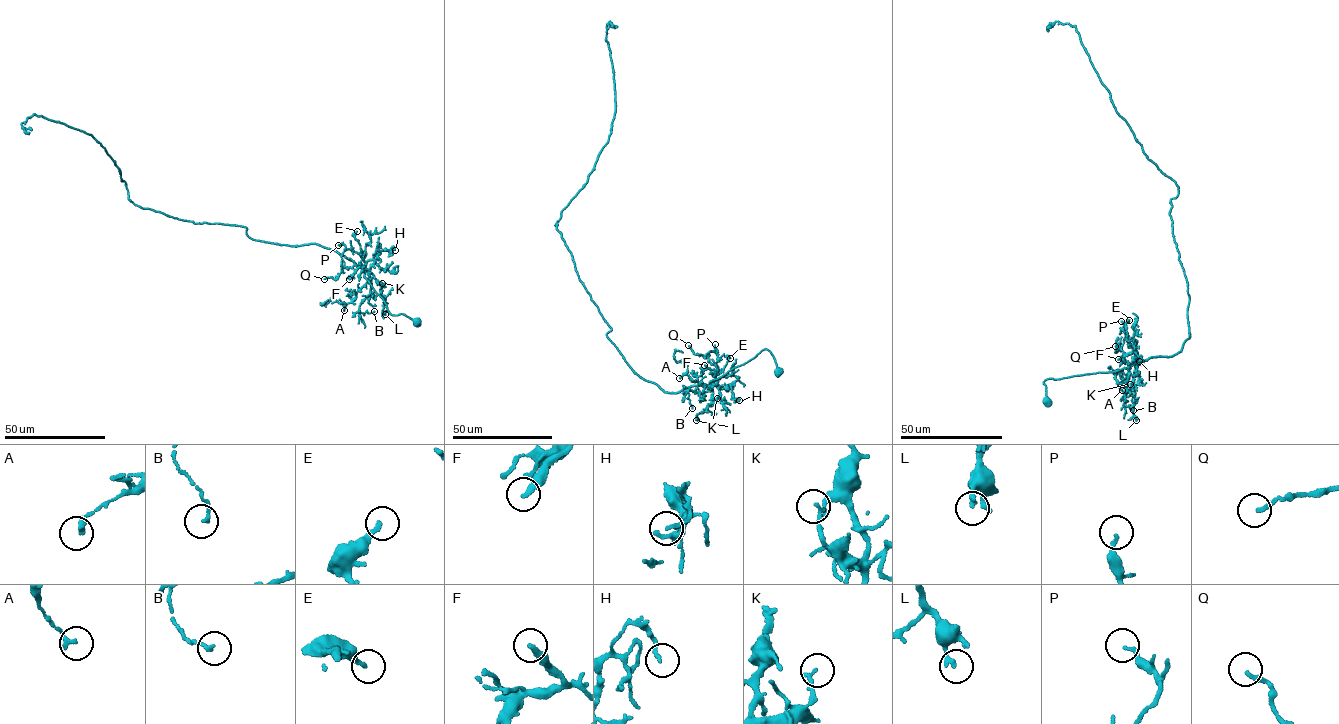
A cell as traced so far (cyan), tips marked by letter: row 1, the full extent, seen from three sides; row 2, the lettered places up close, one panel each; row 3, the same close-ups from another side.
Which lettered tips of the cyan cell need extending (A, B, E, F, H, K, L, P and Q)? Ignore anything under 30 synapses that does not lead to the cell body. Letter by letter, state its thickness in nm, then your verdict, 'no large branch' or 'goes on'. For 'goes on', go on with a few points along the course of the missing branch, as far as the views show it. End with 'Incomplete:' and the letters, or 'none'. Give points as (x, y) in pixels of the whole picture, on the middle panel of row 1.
A: calibre 180 nm; no large branch
B: calibre 140 nm; no large branch
E: calibre 240 nm; goes on; course (730, 358), (735, 345)
F: calibre 280 nm; goes on
H: calibre 140 nm; no large branch
K: calibre 140 nm; no large branch
L: calibre 180 nm; no large branch
P: calibre 160 nm; no large branch
Q: calibre 190 nm; no large branch
Incomplete: E, F

